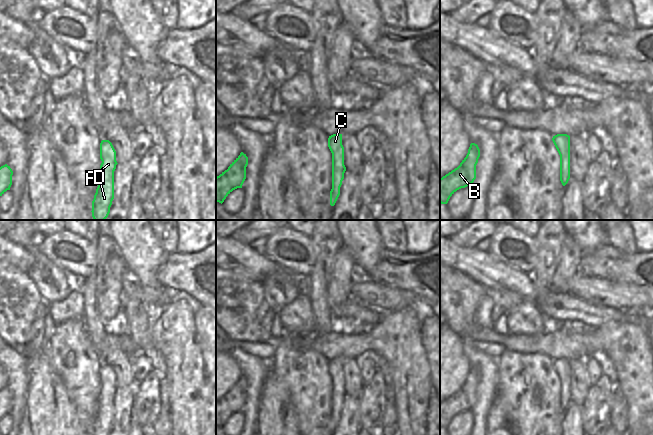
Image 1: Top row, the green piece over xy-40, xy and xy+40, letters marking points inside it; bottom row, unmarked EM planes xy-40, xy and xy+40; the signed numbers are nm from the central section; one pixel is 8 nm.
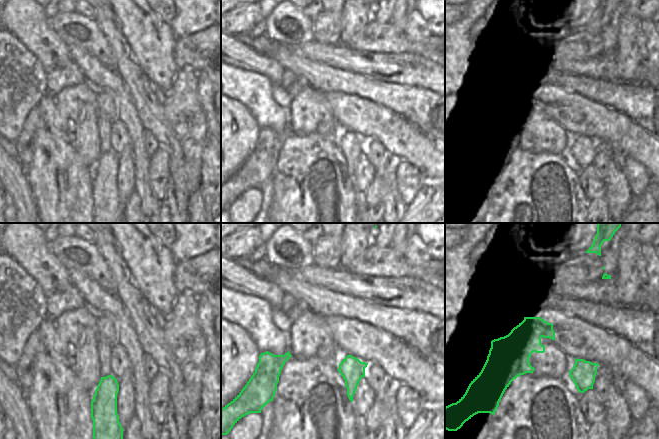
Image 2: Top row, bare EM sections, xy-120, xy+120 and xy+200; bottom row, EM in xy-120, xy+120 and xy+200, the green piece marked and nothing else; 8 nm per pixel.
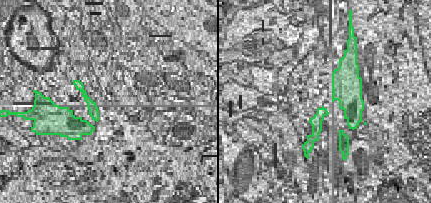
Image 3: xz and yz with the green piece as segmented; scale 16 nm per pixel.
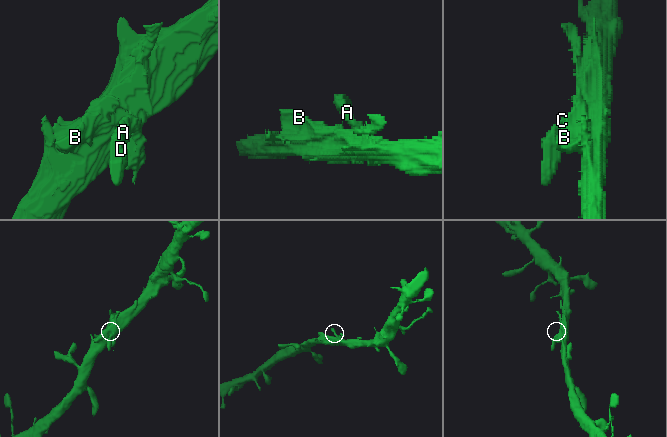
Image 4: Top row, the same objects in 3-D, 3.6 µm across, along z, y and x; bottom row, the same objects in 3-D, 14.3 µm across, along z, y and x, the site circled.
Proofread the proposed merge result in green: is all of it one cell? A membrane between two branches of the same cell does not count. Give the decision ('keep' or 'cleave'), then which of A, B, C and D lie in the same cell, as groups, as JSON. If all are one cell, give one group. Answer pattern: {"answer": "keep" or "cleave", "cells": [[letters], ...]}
{"answer": "keep", "cells": [["A", "B", "C", "D"]]}

